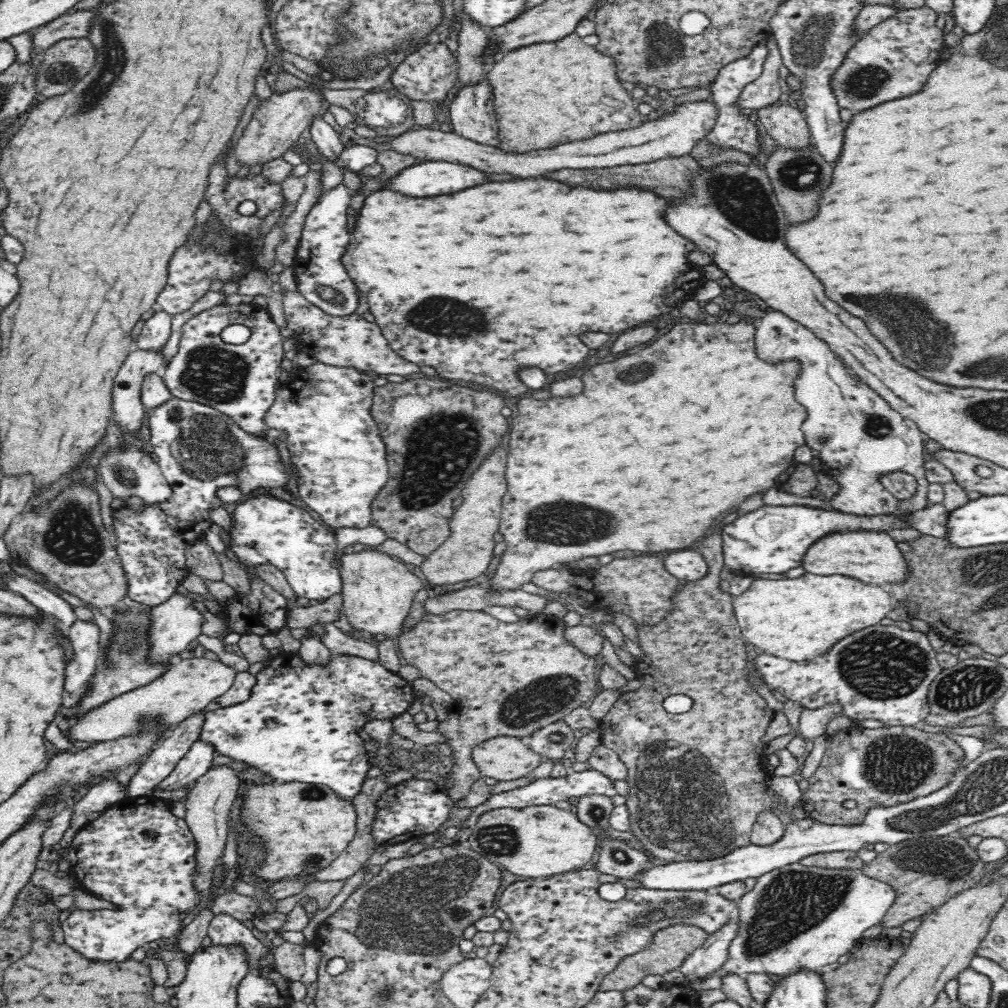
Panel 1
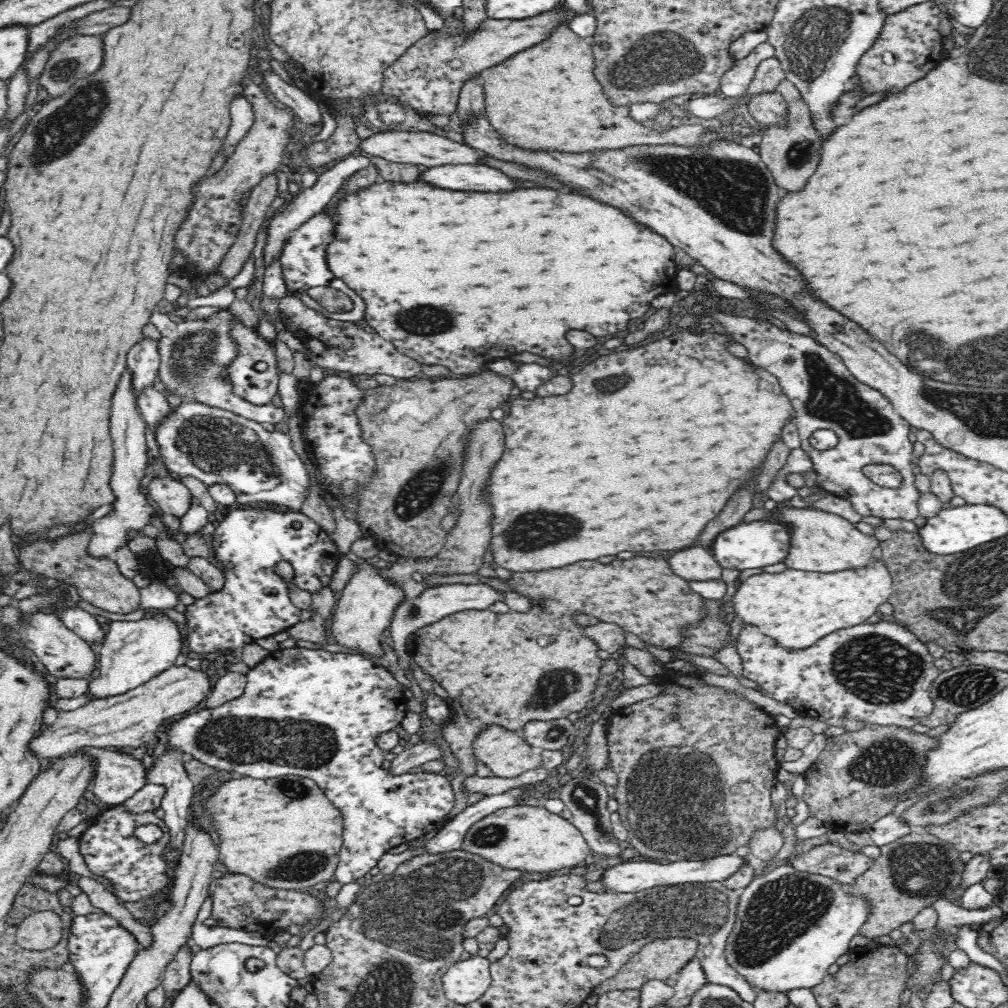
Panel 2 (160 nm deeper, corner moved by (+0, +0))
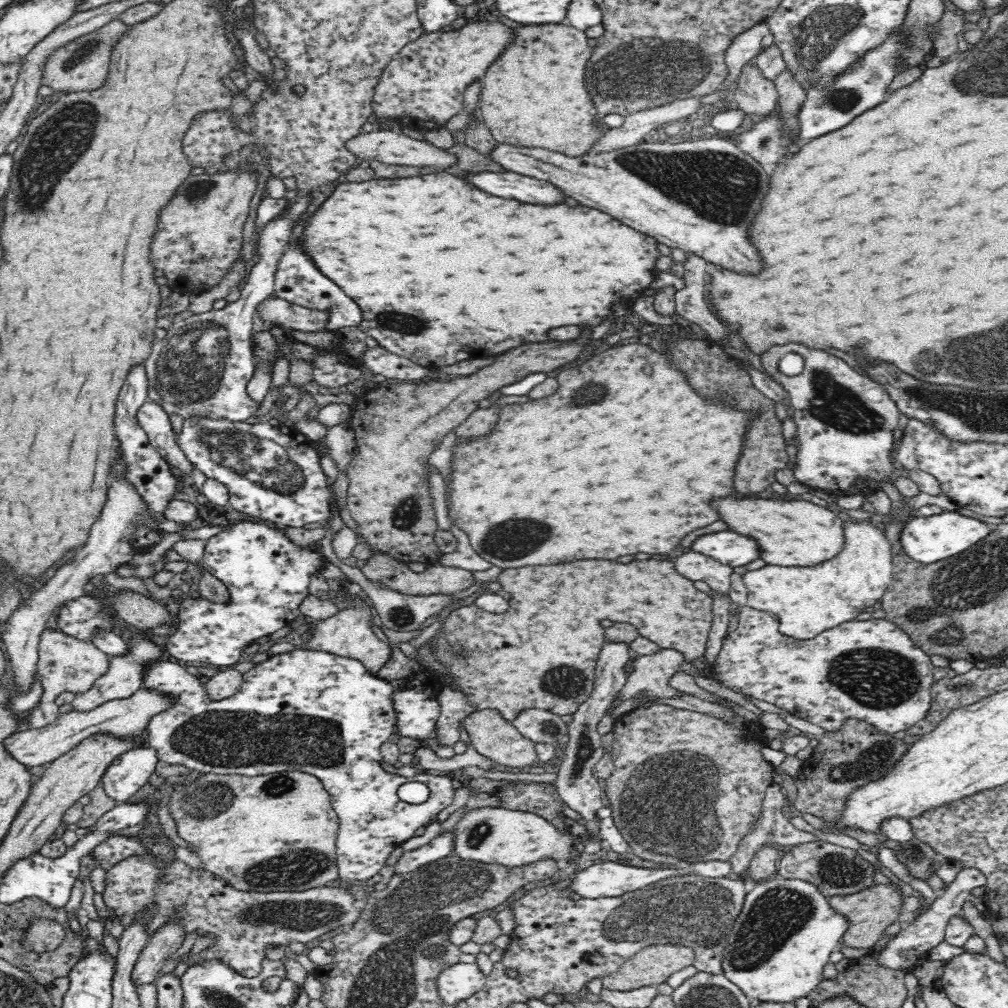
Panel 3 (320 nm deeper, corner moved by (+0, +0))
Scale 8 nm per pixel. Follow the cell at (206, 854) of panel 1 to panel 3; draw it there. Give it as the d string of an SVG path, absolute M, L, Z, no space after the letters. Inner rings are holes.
M168 923L160 927L139 954L131 976L133 983L152 984L168 956L182 946L183 940L184 929L178 923Z

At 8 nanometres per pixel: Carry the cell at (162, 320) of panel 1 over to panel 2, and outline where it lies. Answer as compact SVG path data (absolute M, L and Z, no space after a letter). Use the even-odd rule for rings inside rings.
M146 339L128 352L128 368L132 372L130 385L136 398L145 388L158 385L160 357L156 346L158 341Z

